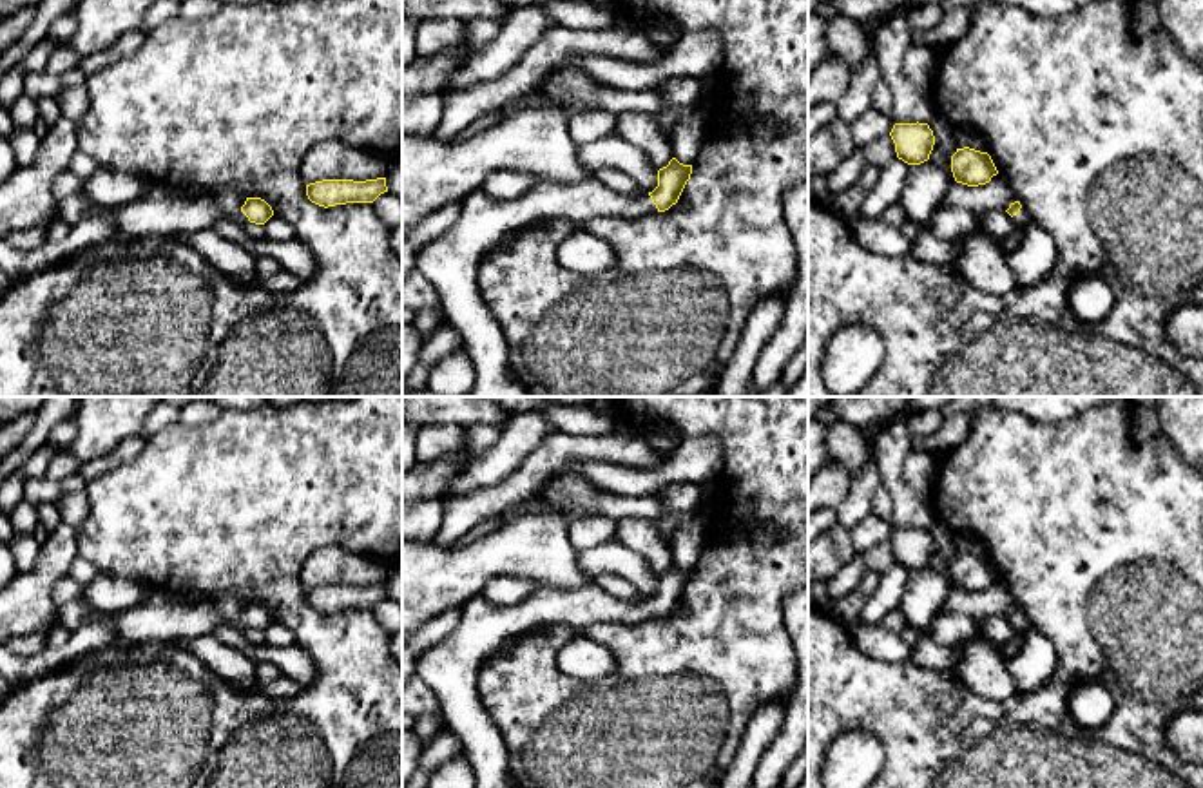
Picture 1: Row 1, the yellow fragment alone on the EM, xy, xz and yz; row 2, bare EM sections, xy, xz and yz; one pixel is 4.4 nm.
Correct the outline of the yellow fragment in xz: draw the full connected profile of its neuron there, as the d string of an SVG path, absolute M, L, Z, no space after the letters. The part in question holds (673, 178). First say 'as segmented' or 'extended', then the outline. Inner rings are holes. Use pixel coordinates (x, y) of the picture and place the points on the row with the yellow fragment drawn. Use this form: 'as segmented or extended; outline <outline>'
extended; outline M676 158L658 170L658 187L641 197L625 197L591 178L554 183L533 174L498 170L460 201L458 223L426 245L415 263L437 290L442 319L451 326L471 362L475 386L466 397L529 397L509 364L502 326L478 290L478 263L515 228L544 219L587 223L594 217L636 219L678 203L692 165Z

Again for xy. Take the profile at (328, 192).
as segmented; outline M386 178L353 181L353 179L322 179L306 185L306 196L319 207L335 207L346 203L373 203L388 192Z

